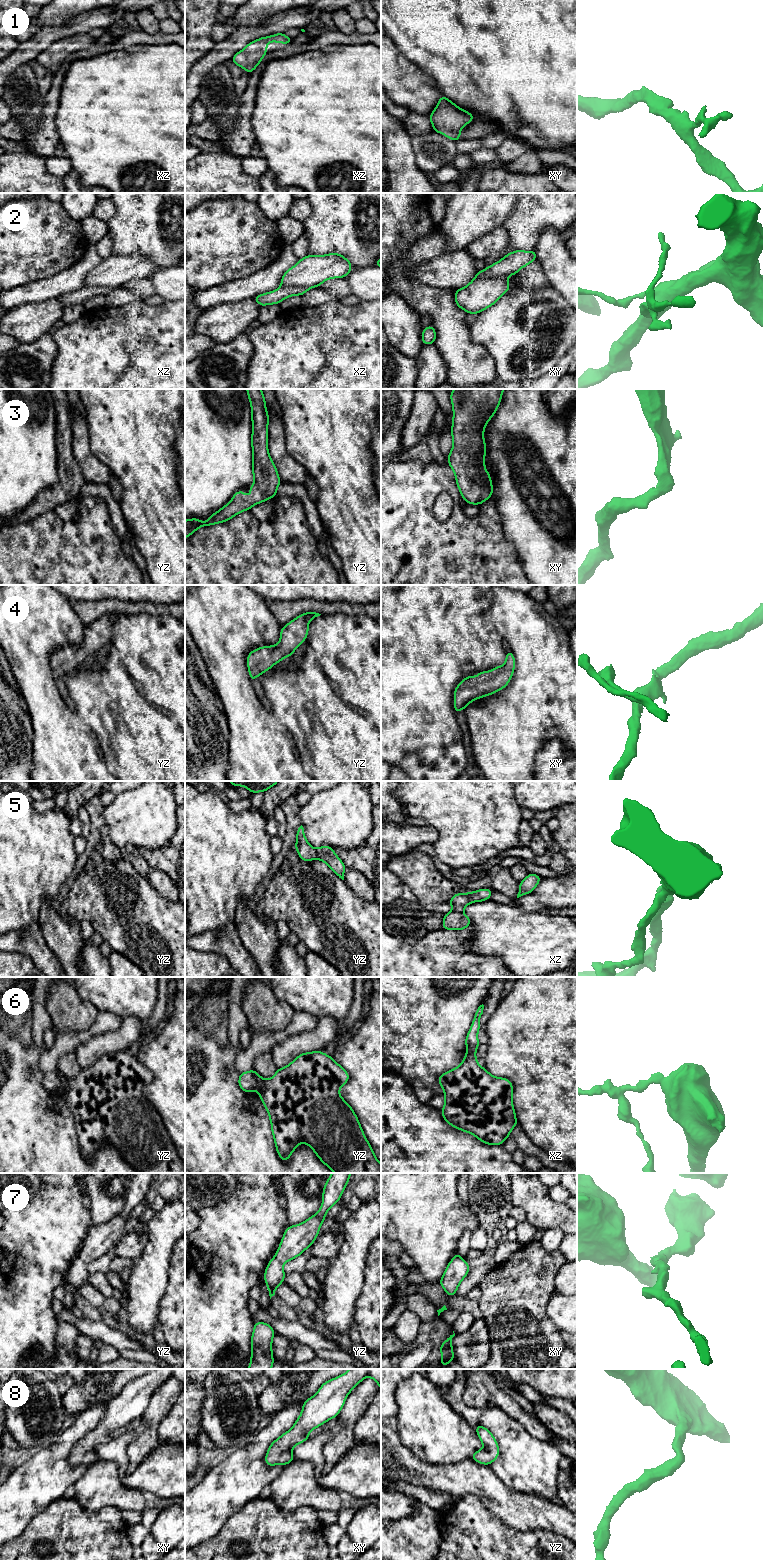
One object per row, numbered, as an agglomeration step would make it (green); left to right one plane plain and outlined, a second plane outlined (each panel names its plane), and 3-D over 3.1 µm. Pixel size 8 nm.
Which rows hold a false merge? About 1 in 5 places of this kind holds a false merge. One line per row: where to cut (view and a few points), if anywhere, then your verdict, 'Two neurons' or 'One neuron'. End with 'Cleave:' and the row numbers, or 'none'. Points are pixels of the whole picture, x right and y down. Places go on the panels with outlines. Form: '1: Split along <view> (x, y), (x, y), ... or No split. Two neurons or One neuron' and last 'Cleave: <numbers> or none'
1: No split. One neuron
2: Split along xy (507, 275), (475, 278). Two neurons
3: No split. One neuron
4: No split. One neuron
5: No split. One neuron
6: Split along yz (264, 1080), (259, 1089). Two neurons
7: No split. One neuron
8: No split. One neuron
Cleave: 2, 6

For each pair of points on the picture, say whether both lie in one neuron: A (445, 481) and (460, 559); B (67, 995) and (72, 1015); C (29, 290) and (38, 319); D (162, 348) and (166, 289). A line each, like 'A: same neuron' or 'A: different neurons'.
A: same neuron
B: same neuron
C: different neurons
D: different neurons

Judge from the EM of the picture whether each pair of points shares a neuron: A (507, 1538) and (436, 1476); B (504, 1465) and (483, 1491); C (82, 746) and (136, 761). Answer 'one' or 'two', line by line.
A: two
B: two
C: two

